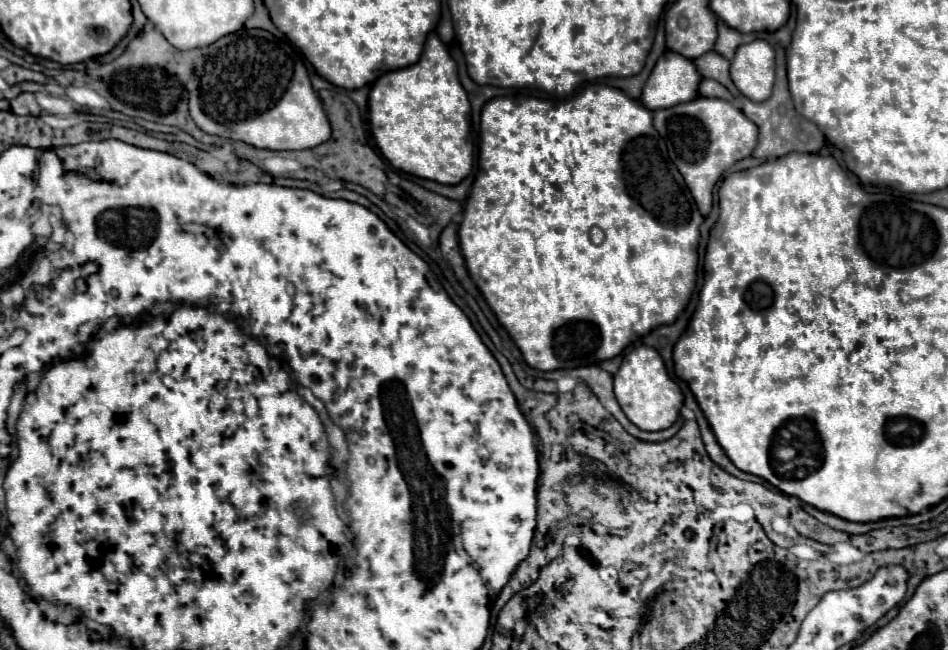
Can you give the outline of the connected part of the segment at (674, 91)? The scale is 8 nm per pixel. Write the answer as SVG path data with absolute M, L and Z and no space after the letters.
M666 51L654 65L644 91L642 105L650 111L660 107L674 107L676 103L684 103L696 97L696 87L700 83L700 75L690 59Z

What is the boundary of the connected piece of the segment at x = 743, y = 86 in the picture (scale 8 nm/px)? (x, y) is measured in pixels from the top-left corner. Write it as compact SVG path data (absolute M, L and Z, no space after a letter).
M756 39L740 45L730 63L730 77L750 101L766 101L774 85L774 49Z

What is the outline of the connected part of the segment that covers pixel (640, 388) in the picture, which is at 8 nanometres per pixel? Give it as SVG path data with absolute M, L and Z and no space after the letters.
M640 345L624 355L624 361L614 375L614 391L624 415L642 431L668 429L676 421L684 401L678 383L674 383L666 373L662 357L648 345Z

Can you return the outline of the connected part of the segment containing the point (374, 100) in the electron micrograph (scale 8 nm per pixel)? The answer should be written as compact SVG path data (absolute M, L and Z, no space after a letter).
M430 33L418 63L384 73L369 93L369 123L380 153L392 167L446 185L460 183L472 169L472 139L468 127L470 103L462 89L446 45Z

